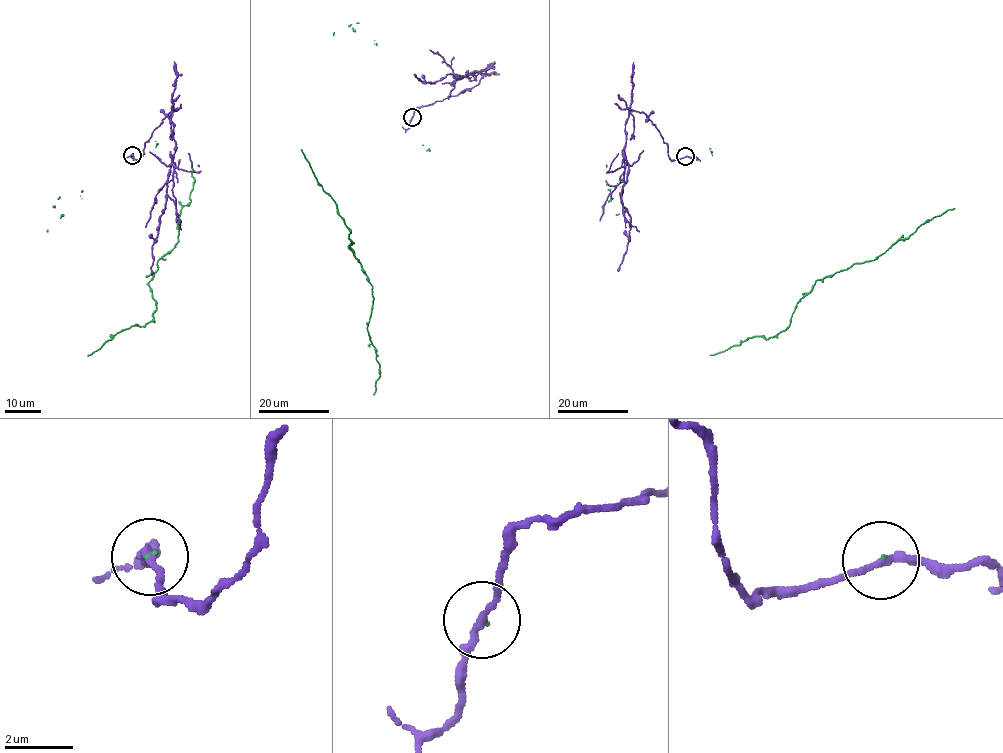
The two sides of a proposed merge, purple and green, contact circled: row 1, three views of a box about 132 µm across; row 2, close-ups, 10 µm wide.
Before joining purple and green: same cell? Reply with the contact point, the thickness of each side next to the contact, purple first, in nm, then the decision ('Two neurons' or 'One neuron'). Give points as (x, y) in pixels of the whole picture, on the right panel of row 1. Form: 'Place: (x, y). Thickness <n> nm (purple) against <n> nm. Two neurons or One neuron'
Place: (685, 156). Thickness 200 nm (purple) against 40 nm. Two neurons

